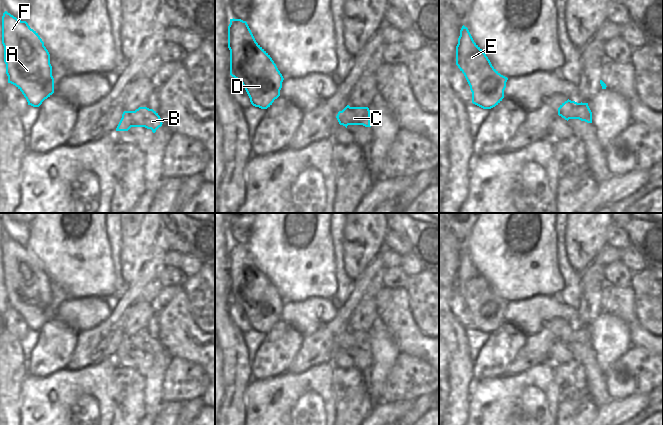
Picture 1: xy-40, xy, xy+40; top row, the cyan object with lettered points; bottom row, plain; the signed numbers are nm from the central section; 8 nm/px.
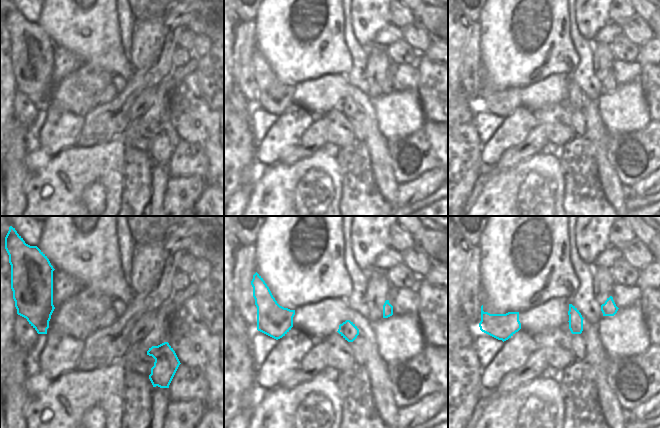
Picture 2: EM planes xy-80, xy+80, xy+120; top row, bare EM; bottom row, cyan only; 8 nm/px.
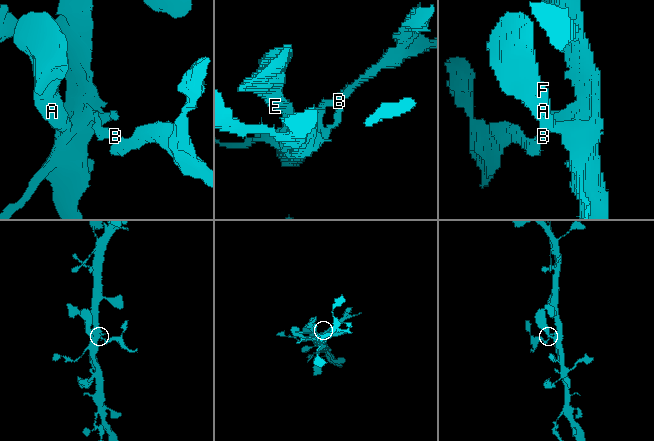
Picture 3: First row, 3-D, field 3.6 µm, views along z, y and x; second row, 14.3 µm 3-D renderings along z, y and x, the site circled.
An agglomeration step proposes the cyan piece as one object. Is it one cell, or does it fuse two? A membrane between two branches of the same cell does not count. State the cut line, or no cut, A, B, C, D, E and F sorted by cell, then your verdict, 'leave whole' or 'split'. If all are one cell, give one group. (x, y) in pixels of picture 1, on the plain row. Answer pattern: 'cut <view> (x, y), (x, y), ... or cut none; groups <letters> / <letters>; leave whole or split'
cut xy+40 (572, 325), (573, 339), (562, 341); groups A D E F / B C; split

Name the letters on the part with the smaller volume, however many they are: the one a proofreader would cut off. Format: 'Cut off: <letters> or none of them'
Cut off: B, C

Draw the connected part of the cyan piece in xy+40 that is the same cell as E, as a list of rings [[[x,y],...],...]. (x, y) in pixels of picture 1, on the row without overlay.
[[[464,249],[456,270],[456,289],[470,310],[473,328],[491,333],[502,325],[508,302],[492,290]]]

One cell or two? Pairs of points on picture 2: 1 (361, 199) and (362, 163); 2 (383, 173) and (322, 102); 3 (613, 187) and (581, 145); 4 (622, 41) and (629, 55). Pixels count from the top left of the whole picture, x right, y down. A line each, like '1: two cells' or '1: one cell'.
1: one cell
2: one cell
3: two cells
4: one cell

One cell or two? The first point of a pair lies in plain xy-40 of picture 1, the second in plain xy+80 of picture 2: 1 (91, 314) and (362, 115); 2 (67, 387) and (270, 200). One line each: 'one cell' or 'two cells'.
1: one cell
2: one cell

